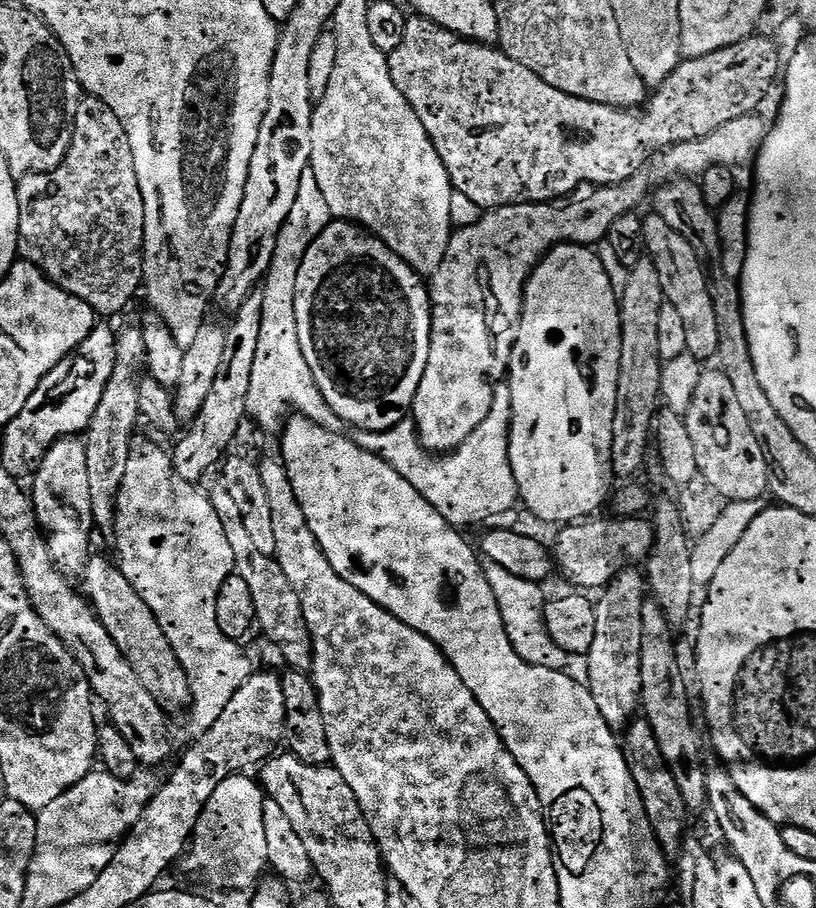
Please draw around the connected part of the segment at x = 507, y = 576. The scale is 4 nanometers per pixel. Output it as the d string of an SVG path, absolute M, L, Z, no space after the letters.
M487 561L484 573L486 582L490 582L490 590L494 590L494 598L498 598L502 624L506 626L506 634L510 634L510 646L518 650L518 656L534 666L546 666L546 670L558 672L567 669L570 654L559 648L547 629L544 619L546 596L540 593L541 585L534 580L518 578L518 574L510 574L510 570L498 566L498 562Z

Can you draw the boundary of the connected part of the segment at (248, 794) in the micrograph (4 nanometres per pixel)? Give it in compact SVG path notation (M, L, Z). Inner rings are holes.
M237 773L215 787L199 816L190 846L192 860L210 880L256 880L267 869L269 850L262 810L266 799L261 785L252 777Z

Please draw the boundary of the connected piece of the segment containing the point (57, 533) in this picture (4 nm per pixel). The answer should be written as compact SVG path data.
M80 438L54 442L54 446L50 446L50 450L41 458L30 487L32 509L36 511L36 520L40 523L44 541L48 543L50 558L57 570L69 578L81 575L90 555L88 547L92 544L94 533L84 443Z

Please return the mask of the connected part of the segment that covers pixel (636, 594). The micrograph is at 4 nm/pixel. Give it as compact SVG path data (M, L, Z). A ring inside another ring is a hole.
M636 566L623 568L599 596L600 600L595 601L594 642L586 655L586 683L602 718L606 718L612 729L624 730L637 715L636 707L642 702L641 641L642 606L646 599L645 573Z

